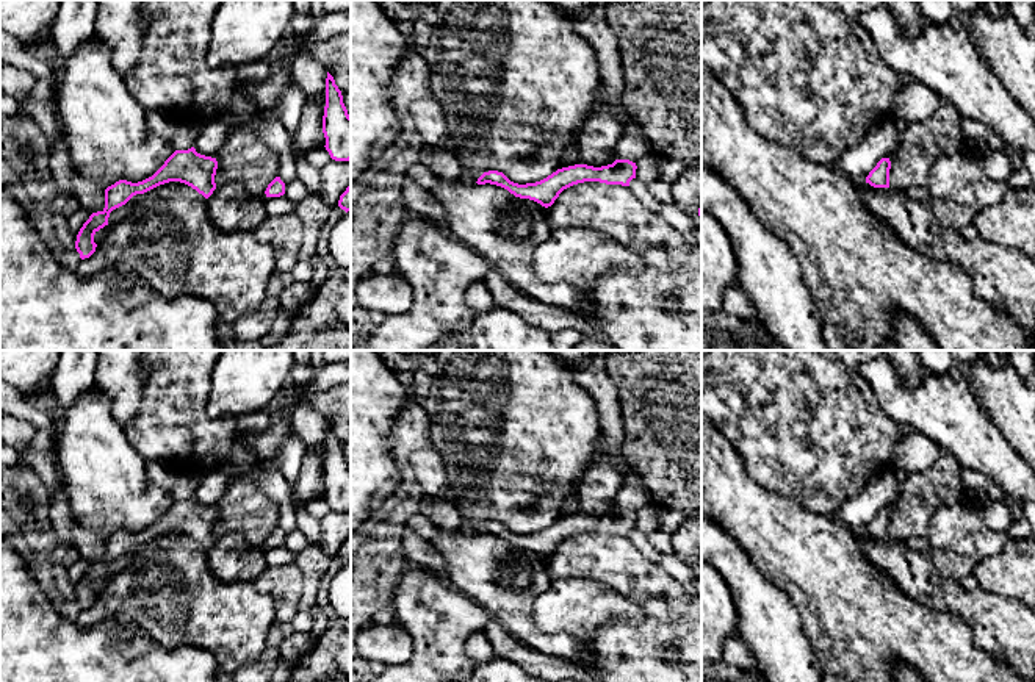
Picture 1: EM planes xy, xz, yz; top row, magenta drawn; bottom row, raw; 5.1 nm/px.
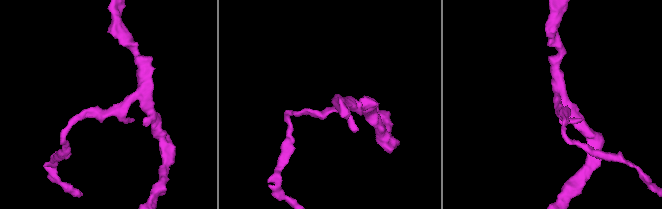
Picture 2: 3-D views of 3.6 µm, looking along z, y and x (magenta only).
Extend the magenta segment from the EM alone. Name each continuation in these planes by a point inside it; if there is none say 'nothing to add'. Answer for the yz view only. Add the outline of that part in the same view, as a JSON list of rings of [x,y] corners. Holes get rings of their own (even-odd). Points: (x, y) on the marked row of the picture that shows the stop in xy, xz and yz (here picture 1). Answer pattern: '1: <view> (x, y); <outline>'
nothing to add

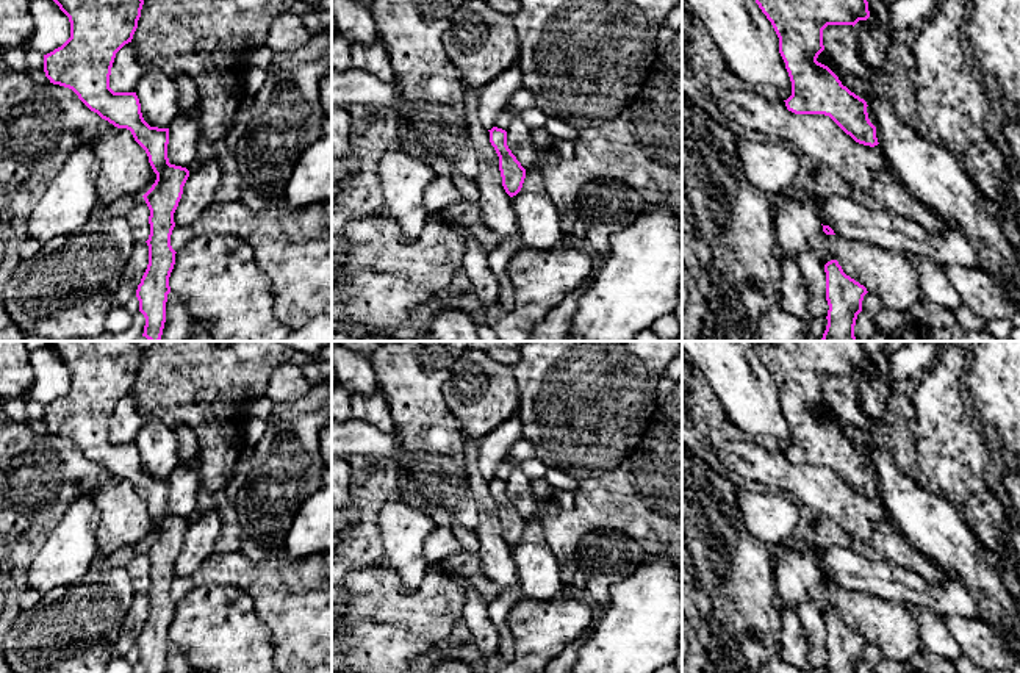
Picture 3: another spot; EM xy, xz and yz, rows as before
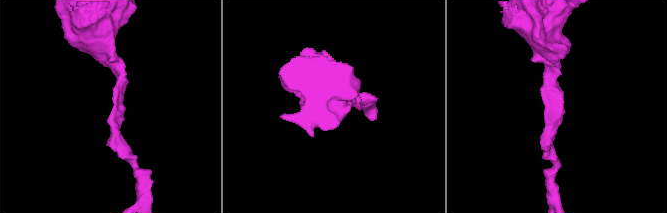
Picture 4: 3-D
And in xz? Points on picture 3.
nothing to add

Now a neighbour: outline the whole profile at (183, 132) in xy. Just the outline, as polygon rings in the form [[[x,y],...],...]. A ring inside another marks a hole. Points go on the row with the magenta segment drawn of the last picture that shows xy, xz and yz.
[[[199,110],[192,113],[177,113],[169,125],[167,158],[171,164],[188,169],[197,158],[200,127],[202,116],[199,114]]]

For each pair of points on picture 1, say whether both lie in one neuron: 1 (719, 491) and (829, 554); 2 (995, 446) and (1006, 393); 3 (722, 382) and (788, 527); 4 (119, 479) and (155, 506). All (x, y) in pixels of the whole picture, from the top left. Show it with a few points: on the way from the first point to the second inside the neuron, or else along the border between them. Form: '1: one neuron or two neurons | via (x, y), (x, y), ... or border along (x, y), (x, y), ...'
1: one neuron | via (746, 509), (768, 524), (789, 546), (802, 552)
2: two neurons | border along (976, 399), (1018, 457)
3: two neurons | border along (746, 466), (764, 487), (794, 498), (805, 509)
4: one neuron | via (129, 488), (146, 504)

